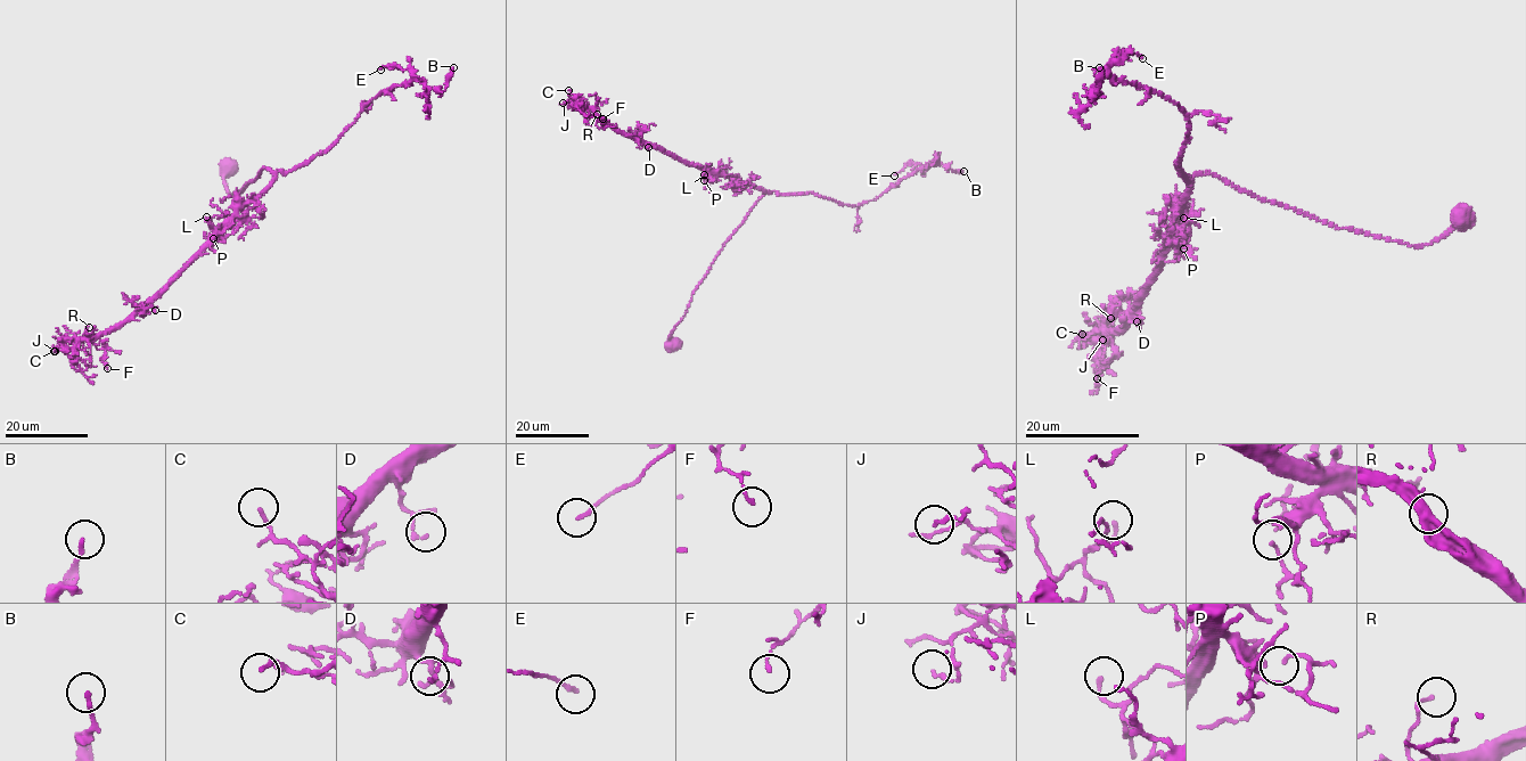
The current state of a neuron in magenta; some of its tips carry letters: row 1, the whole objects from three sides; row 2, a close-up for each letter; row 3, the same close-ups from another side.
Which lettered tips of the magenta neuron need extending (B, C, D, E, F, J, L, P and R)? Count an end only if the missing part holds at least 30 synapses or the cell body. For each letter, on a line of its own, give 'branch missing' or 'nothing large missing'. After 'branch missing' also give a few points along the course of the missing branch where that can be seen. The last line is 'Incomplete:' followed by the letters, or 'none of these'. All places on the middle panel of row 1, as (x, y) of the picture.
B: nothing large missing
C: nothing large missing
D: nothing large missing
E: nothing large missing
F: nothing large missing
J: nothing large missing
L: nothing large missing
P: nothing large missing
R: nothing large missing
Incomplete: none of these

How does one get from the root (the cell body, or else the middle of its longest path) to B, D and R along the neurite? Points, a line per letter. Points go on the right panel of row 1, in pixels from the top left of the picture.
B: (1465, 220), (1412, 246), (1212, 174), (1186, 180), (1175, 166), (1187, 115), (1109, 76), (1092, 95), (1099, 67)
D: (1465, 220), (1429, 244), (1412, 246), (1340, 229), (1212, 174), (1196, 174), (1137, 321)
R: (1465, 220), (1412, 246), (1196, 174), (1159, 272), (1121, 328), (1102, 329), (1110, 318)

